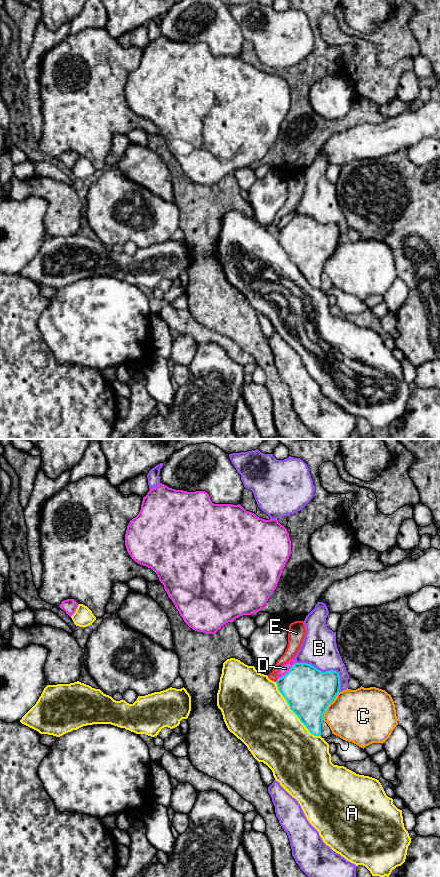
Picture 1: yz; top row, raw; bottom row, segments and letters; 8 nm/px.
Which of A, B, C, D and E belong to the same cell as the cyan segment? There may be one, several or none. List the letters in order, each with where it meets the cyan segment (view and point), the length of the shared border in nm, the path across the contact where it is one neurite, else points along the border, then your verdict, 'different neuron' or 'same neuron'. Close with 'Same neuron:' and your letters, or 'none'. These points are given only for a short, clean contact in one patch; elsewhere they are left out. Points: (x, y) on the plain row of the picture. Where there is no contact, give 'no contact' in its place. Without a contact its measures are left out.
A: yz (293, 263) | 550 nm | different neuron
B: yz (326, 223) | 420 nm | different neuron
C: yz (328, 257) | 280 nm | different neuron
D: yz (287, 224) | 200 nm | different neuron
E: yz (277, 232) | 30 nm | along yz (277, 231), (275, 233) | different neuron
Same neuron: none

